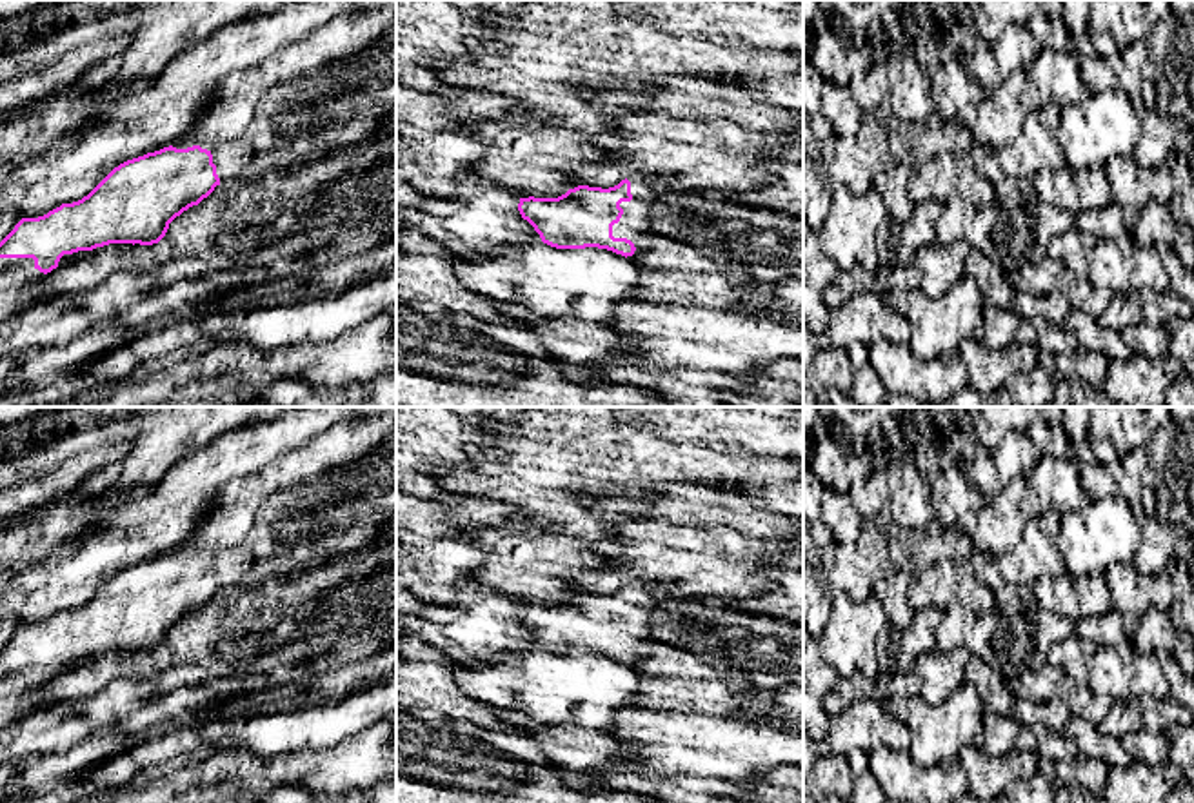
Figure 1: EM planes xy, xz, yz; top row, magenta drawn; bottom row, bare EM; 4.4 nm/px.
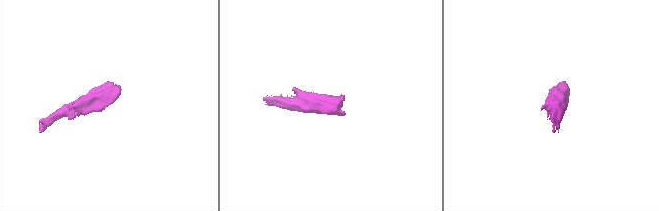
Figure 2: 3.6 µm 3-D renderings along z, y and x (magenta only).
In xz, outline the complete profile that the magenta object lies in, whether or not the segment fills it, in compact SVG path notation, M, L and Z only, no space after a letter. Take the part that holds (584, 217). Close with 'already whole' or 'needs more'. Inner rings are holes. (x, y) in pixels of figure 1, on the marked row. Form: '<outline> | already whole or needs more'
M627 169L614 187L578 185L558 198L520 198L518 211L551 247L598 247L634 260L638 240L654 233L649 216L660 194L640 171Z | needs more

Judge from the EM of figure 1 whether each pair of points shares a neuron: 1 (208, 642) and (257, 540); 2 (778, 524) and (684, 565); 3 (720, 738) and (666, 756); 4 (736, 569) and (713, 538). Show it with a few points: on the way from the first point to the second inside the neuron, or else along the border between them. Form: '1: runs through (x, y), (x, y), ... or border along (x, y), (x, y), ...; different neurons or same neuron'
1: border along (249, 573), (228, 587); different neurons
2: border along (709, 525), (731, 525), (756, 538), (784, 542); different neurons
3: runs through (707, 745), (678, 745); same neuron
4: runs through (729, 562), (713, 545); same neuron

